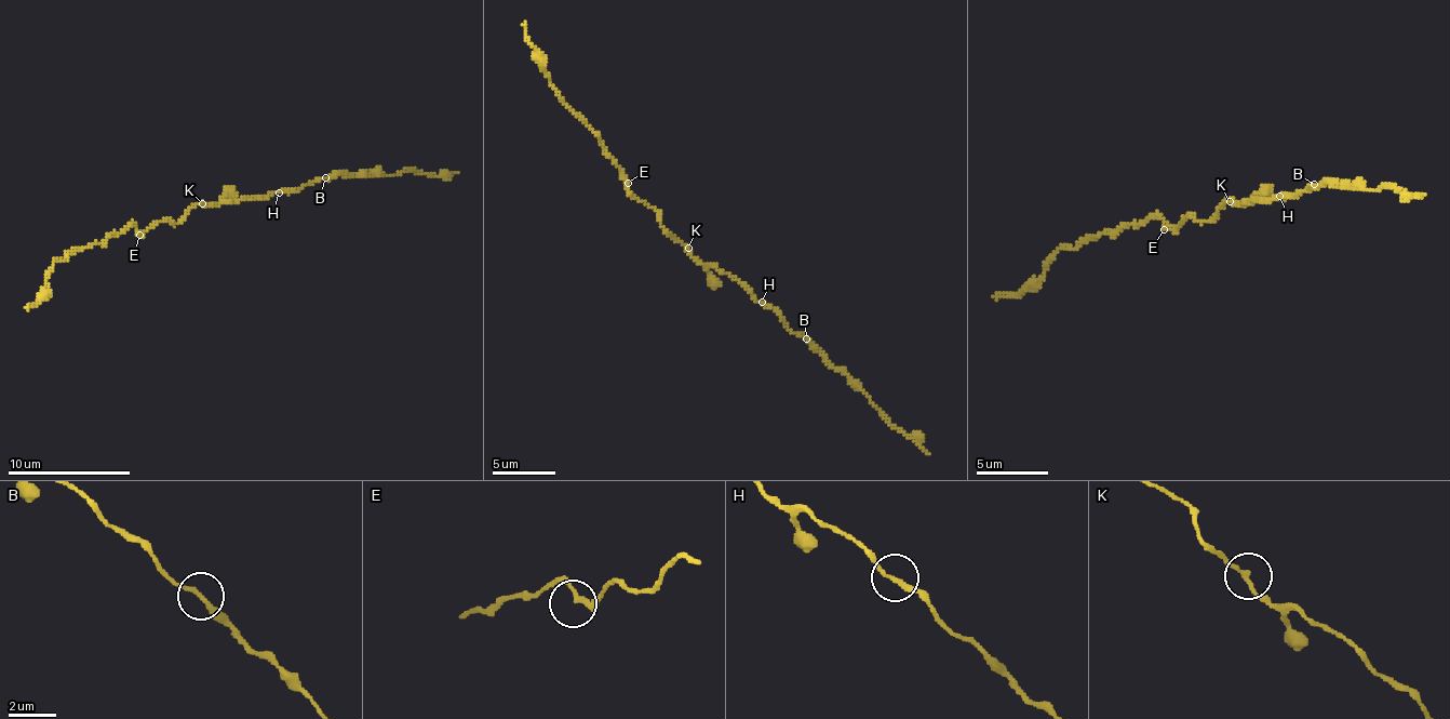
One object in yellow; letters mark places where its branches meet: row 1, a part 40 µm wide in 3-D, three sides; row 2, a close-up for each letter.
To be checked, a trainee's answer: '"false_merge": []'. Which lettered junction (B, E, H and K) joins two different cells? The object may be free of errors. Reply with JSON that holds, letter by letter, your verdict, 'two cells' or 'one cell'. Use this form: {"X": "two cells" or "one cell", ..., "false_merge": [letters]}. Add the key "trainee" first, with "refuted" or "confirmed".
{"trainee": "refuted", "B": "two cells", "E": "one cell", "H": "one cell", "K": "one cell", "false_merge": ["B"]}

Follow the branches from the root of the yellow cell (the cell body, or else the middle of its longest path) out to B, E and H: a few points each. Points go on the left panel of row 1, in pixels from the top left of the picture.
B: (202, 203), (265, 199), (276, 192), (298, 191), (306, 185), (325, 178)
E: (202, 203), (196, 204), (178, 223), (157, 222), (139, 235)
H: (202, 203), (265, 199), (279, 192)

